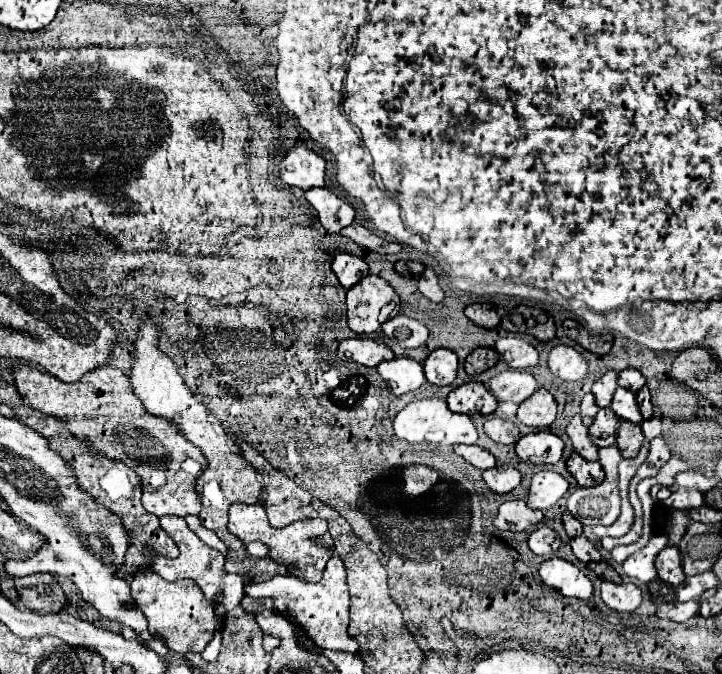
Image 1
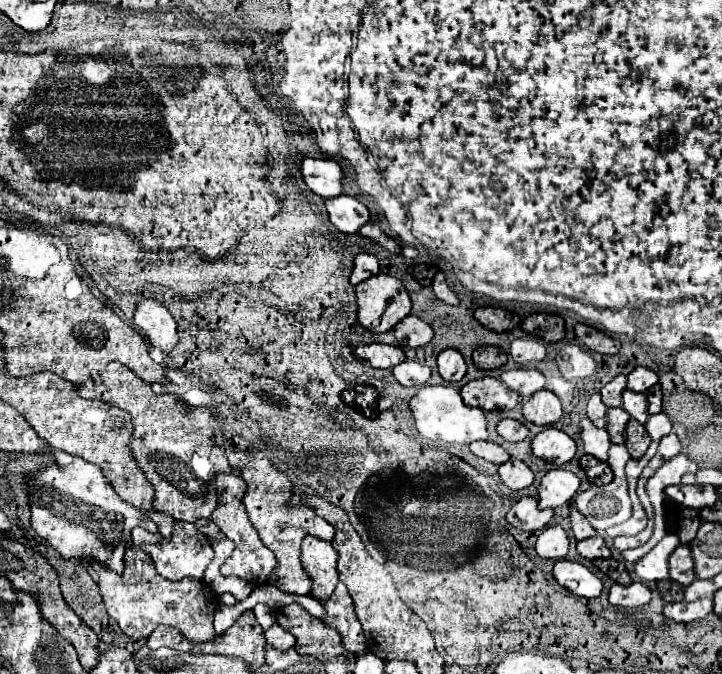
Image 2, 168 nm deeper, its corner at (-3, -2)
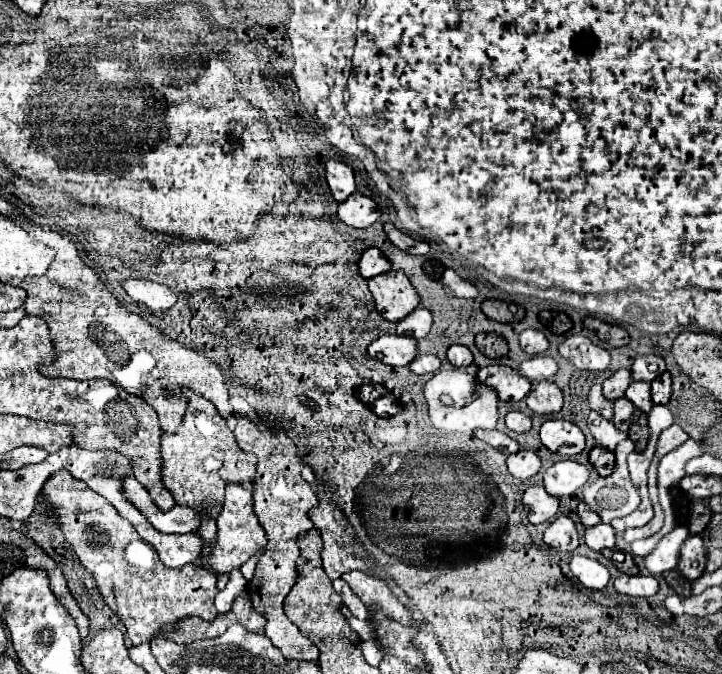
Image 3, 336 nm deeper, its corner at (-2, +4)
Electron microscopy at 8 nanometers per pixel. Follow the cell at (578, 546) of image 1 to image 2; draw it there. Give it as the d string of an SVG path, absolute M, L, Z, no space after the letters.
M593 536L589 540L581 540L577 542L577 552L587 558L587 560L597 560L597 558L609 558L611 552L607 550L605 542L601 536Z

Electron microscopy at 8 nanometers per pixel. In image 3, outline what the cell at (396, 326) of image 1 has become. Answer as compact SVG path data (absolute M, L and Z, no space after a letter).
M416 308L410 312L406 318L398 322L398 334L400 336L414 336L414 338L424 338L430 332L432 326L432 314L426 308Z

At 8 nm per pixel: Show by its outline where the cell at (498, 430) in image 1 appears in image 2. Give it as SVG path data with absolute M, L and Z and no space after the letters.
M505 418L505 420L501 420L501 422L497 424L497 434L499 434L503 440L507 440L507 442L521 442L521 440L525 440L525 436L527 436L527 428L525 428L521 422L517 422L517 420Z

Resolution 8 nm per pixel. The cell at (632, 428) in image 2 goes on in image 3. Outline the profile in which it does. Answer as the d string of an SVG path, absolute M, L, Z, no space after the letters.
M634 412L634 422L628 430L628 438L634 440L636 450L644 450L648 444L648 418L644 412Z

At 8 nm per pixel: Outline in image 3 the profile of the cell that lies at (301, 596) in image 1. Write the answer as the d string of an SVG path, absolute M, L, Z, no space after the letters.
M334 580L334 590L342 596L342 602L348 606L350 614L356 618L368 618L364 602L350 590L350 586L344 584L344 580Z

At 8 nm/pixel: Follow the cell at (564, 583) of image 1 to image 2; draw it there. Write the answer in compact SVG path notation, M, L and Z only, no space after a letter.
M559 560L553 566L553 578L557 580L559 586L567 588L569 592L585 598L595 598L601 594L601 580L587 570L583 564L569 562L569 560Z

